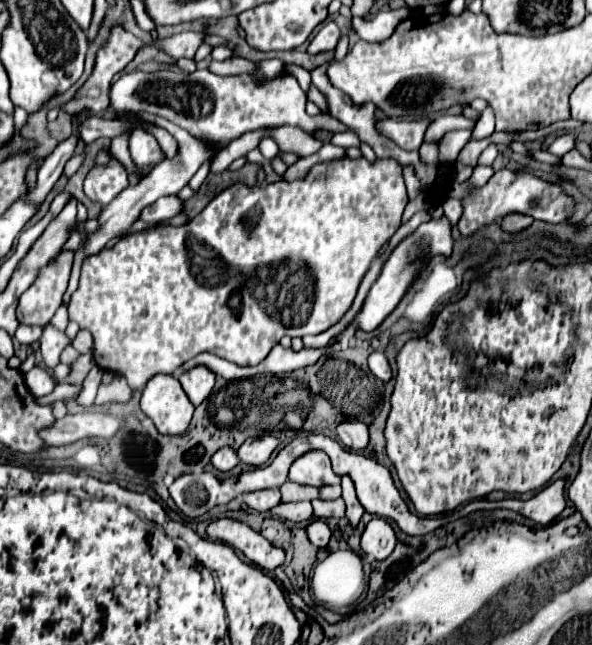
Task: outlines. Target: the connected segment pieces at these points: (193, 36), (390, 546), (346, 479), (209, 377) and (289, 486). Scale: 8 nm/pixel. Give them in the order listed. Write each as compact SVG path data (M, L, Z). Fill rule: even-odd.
M179 33L164 40L157 40L155 44L175 60L193 58L197 47L201 45L205 33Z
M371 519L361 533L361 549L381 561L395 549L395 533L385 519Z
M343 475L343 477L341 477L341 487L343 487L341 499L345 501L345 507L347 507L345 515L347 515L347 519L351 521L351 525L357 527L357 523L359 523L361 515L365 513L365 509L363 509L363 505L359 503L359 499L357 499L357 495L355 495L355 487L353 487L349 475Z
M197 365L179 375L179 383L193 405L199 405L211 393L215 385L215 373L205 365Z
M285 481L283 487L279 487L281 491L281 501L313 501L319 497L319 489L317 487L309 487L309 485L299 485L293 481Z

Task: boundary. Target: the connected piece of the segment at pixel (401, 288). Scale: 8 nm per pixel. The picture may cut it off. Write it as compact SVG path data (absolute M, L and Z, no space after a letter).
M441 217L441 219L431 219L423 225L419 225L419 229L409 235L407 239L403 239L395 251L391 253L391 257L387 259L377 283L373 285L373 289L369 291L365 303L363 303L363 309L361 313L357 315L357 327L361 331L373 331L377 329L383 319L397 307L397 303L401 301L403 293L407 291L409 287L409 281L415 279L415 275L419 273L421 265L425 259L429 257L435 257L435 255L451 255L451 247L453 247L453 237L451 237L451 223L447 217Z

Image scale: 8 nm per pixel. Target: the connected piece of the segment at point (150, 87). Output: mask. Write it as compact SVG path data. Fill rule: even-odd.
M207 69L193 73L135 71L121 75L111 87L111 107L117 113L137 113L143 109L159 117L165 117L175 125L187 129L191 135L215 145L215 153L223 149L231 139L237 139L239 135L261 127L297 125L307 133L313 133L315 129L347 131L347 127L333 117L309 117L305 113L305 103L307 97L293 75L287 75L287 79L275 79L275 83L255 83L255 79L251 79L251 75L245 73L221 77Z

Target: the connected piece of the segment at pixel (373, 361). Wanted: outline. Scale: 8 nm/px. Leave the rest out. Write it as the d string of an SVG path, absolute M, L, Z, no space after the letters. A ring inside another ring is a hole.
M373 351L369 357L367 357L367 363L369 363L369 369L371 373L381 379L381 381L389 381L391 379L391 367L385 359L385 355L381 351Z

